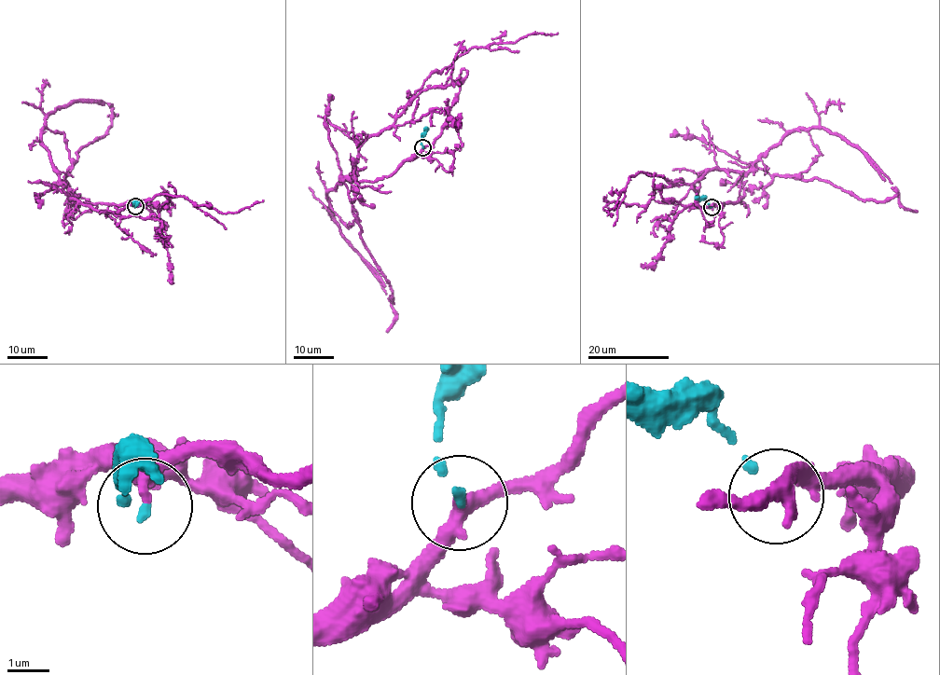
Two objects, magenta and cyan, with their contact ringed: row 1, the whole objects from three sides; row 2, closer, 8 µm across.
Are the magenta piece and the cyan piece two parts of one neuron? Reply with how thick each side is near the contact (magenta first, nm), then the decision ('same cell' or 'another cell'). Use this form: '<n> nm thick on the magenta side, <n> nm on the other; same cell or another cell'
280 nm thick on the magenta side, 150 nm on the other; same cell

